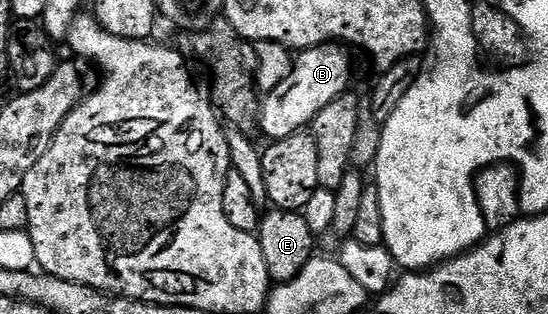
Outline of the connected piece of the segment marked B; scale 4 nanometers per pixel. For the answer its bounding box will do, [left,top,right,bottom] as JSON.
[259,44,350,139]

